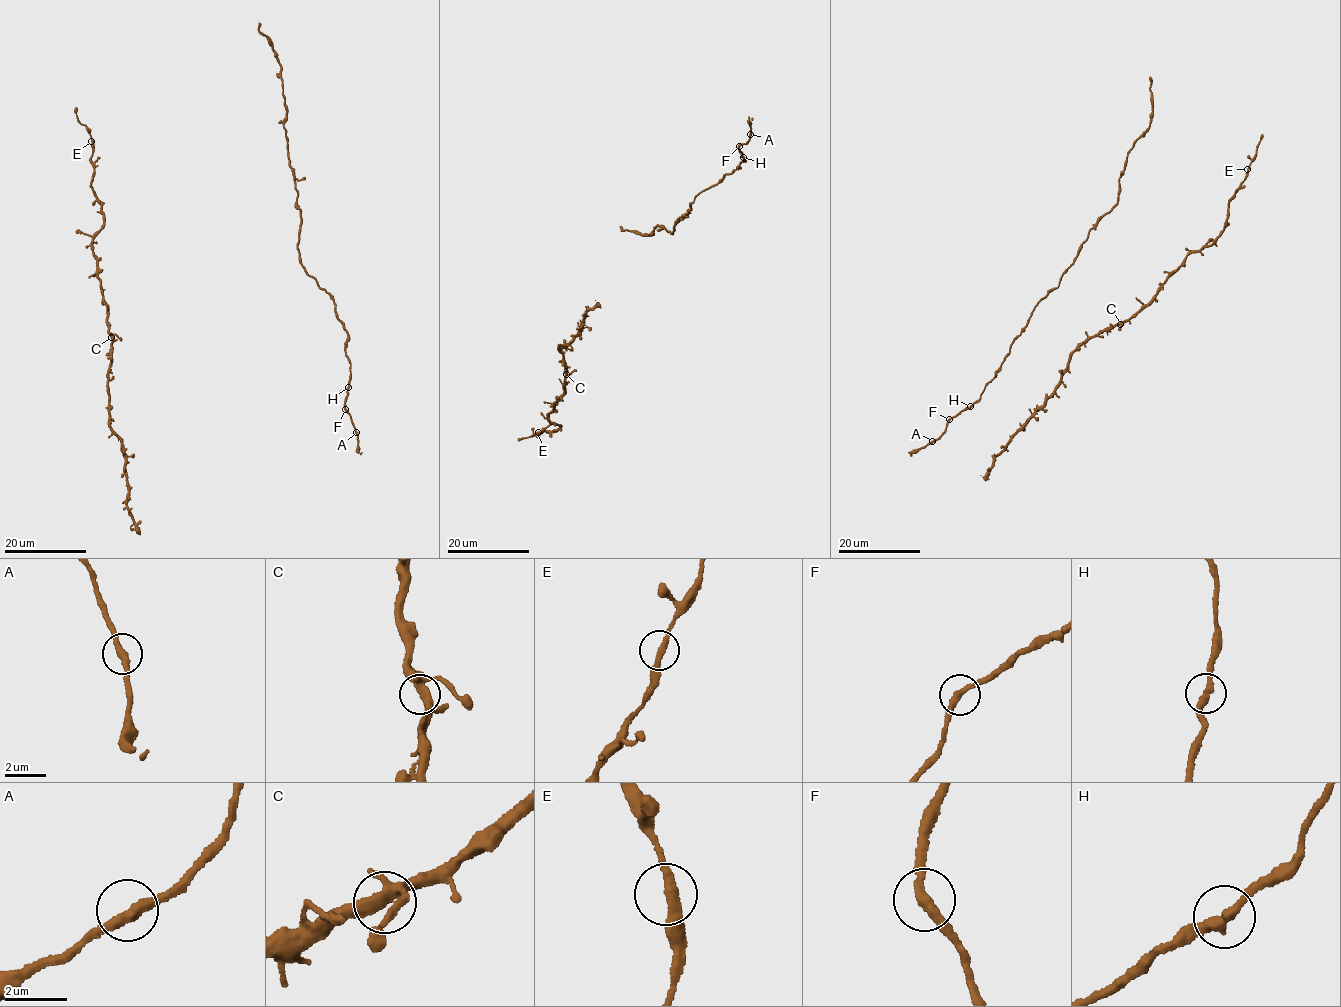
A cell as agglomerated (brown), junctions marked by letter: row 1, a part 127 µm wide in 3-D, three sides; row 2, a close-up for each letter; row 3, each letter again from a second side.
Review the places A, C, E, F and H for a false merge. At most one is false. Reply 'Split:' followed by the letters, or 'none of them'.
Split: none of them

